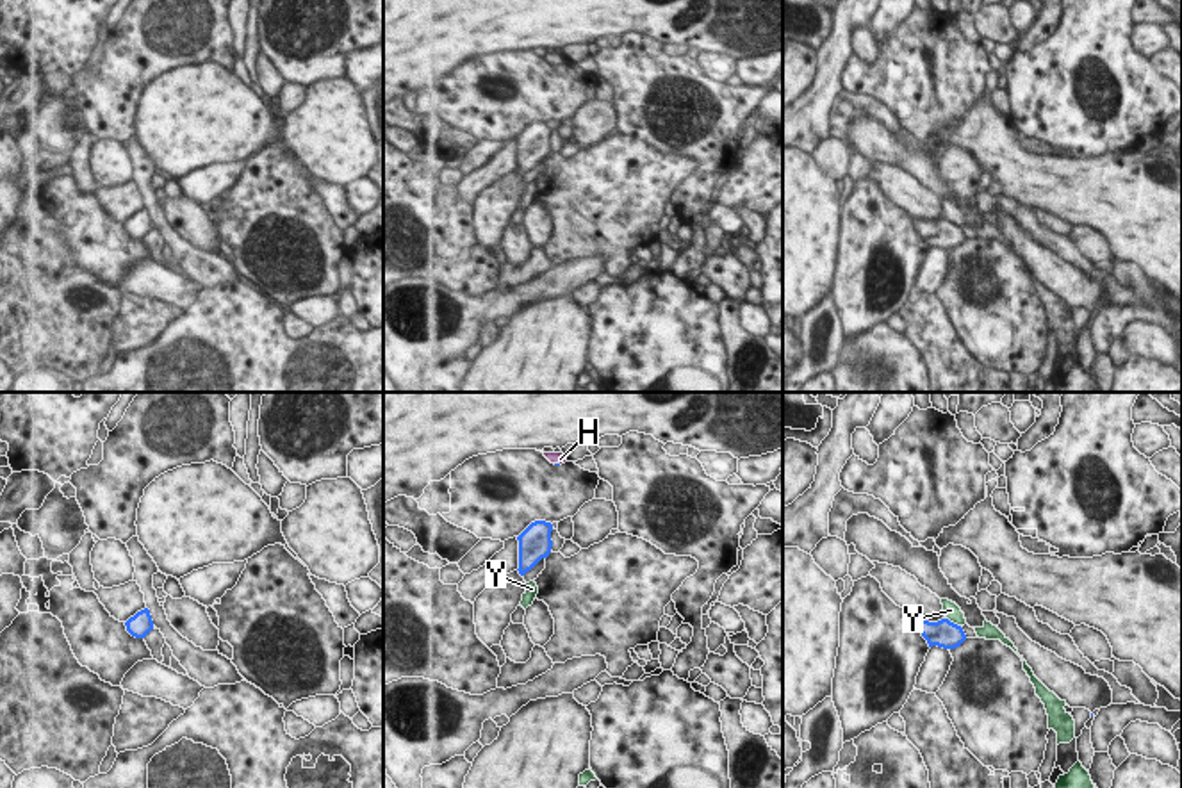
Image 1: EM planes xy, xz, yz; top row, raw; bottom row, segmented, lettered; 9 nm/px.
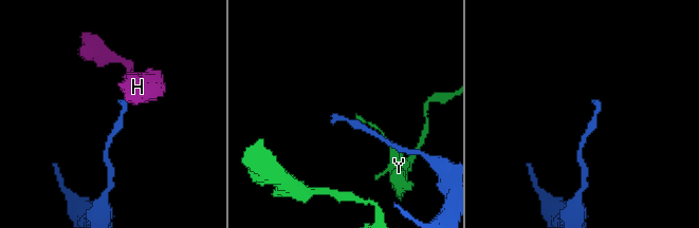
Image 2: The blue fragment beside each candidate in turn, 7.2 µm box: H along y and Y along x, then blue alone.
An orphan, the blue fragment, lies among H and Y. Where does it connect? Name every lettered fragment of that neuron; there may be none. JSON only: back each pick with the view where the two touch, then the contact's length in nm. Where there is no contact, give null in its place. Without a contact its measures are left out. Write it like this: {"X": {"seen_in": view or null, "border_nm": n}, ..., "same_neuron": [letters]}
{"H": {"seen_in": "xz", "border_nm": 70}, "same_neuron": ["H"]}

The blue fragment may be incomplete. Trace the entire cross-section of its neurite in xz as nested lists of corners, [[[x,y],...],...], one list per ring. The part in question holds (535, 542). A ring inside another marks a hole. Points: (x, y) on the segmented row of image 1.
[[[546,521],[531,522],[519,537],[519,574],[524,576],[542,558],[547,558],[553,547],[553,524]]]

